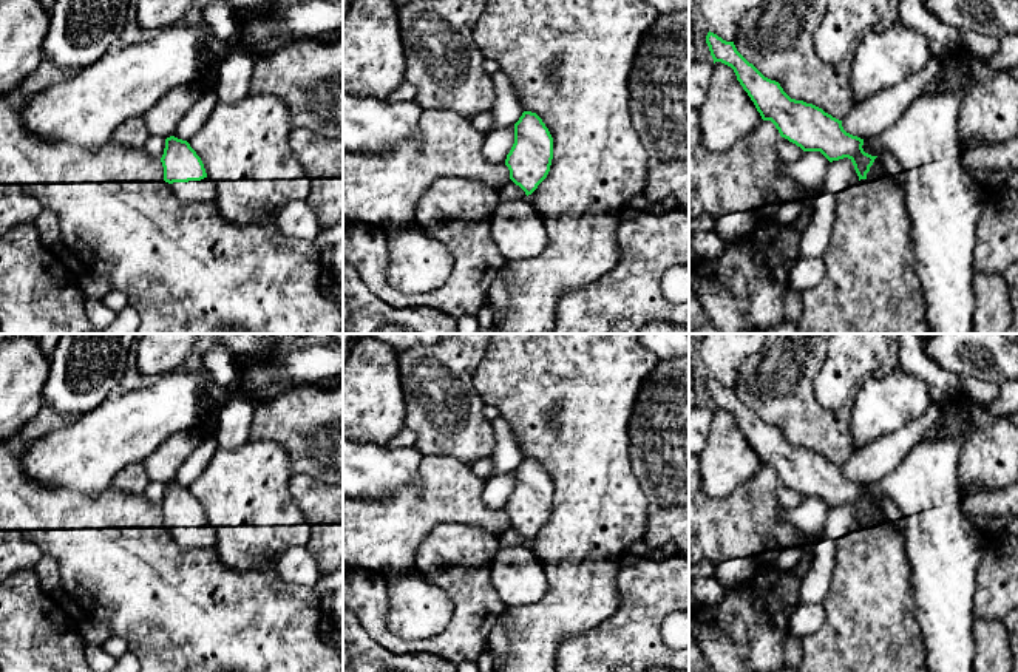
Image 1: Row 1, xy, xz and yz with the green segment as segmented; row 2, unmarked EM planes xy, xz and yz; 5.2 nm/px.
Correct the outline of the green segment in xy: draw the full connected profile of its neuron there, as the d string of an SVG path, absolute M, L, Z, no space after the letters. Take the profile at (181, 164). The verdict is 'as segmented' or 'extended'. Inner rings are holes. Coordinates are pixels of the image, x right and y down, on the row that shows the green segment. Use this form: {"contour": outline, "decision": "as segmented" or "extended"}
{"contour": "M167 137L161 162L164 181L181 201L193 204L215 201L216 182L207 178L201 158L187 141Z", "decision": "extended"}

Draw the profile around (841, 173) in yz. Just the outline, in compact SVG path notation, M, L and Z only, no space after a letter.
M843 158L828 164L822 190L836 195L847 187L856 184L859 176L854 170L851 159Z

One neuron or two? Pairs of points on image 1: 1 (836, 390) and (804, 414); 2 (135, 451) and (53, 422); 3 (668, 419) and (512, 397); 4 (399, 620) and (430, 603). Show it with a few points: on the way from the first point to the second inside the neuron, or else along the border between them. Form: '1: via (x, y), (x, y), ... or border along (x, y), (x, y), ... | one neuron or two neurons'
1: border along (822, 366), (813, 380), (814, 397), (836, 411) | two neurons
2: border along (76, 416), (68, 424), (31, 442) | two neurons
3: border along (644, 380), (637, 394), (629, 422), (627, 450) | two neurons
4: via (407, 618), (422, 607) | one neuron

